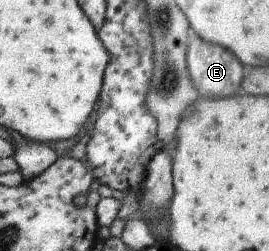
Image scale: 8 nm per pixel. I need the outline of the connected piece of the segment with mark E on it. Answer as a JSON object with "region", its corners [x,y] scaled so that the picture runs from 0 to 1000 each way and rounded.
{"region":[[[710,131],[688,199],[688,255],[710,343],[732,386],[773,382],[777,394],[803,398],[810,382],[892,375],[892,327],[900,327],[907,271],[855,207],[840,207],[810,175],[766,167]]]}

